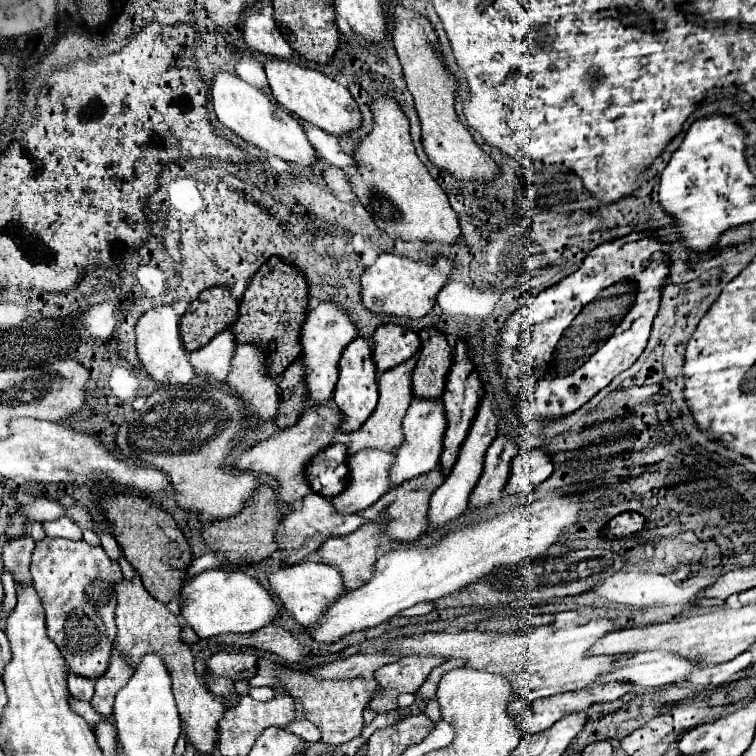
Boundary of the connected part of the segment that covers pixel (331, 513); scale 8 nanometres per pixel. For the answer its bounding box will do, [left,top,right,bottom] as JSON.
[278,493,366,565]

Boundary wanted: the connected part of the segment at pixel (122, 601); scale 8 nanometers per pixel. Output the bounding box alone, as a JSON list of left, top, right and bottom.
[116,573,224,755]

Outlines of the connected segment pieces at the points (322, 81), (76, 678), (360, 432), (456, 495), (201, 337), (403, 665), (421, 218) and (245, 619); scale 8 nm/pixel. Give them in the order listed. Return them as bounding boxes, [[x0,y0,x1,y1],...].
[[264,57,362,135],[68,675,94,701],[348,357,416,455],[430,397,498,529],[180,287,238,351],[368,655,444,713],[348,93,460,243],[180,567,280,637]]

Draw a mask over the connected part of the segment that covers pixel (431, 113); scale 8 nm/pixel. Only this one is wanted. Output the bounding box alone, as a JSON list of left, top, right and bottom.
[388,1,498,181]

